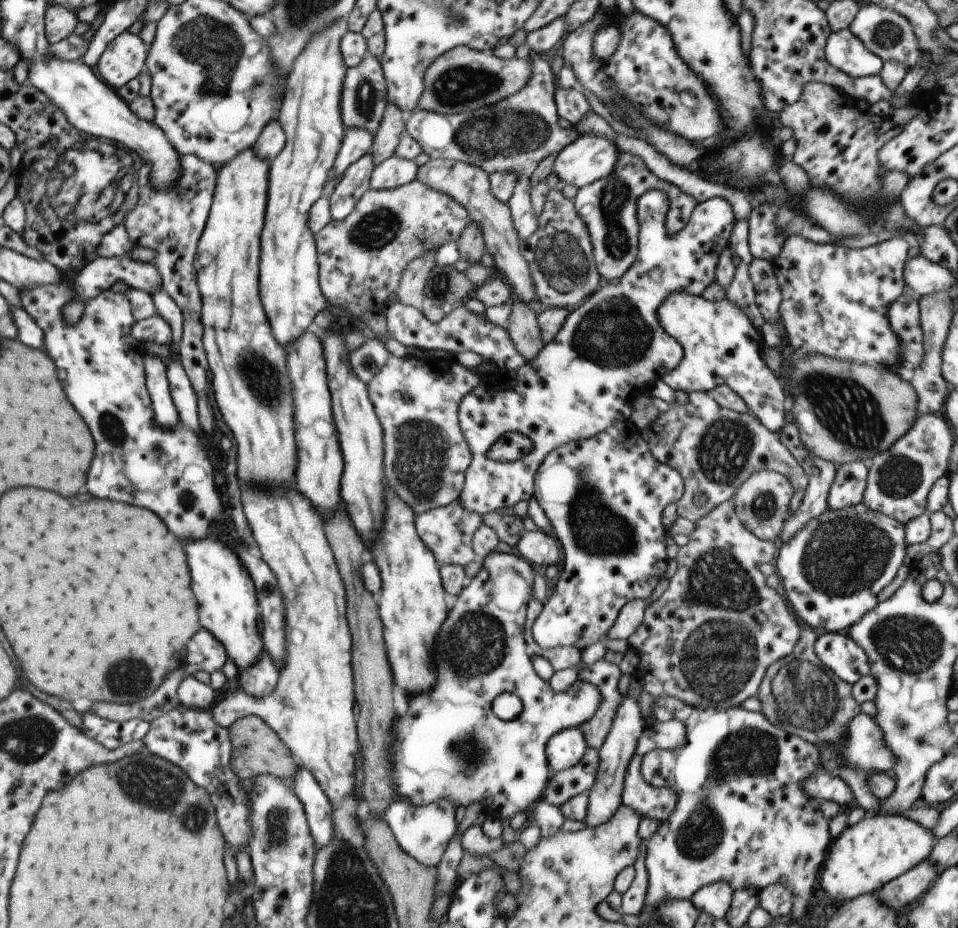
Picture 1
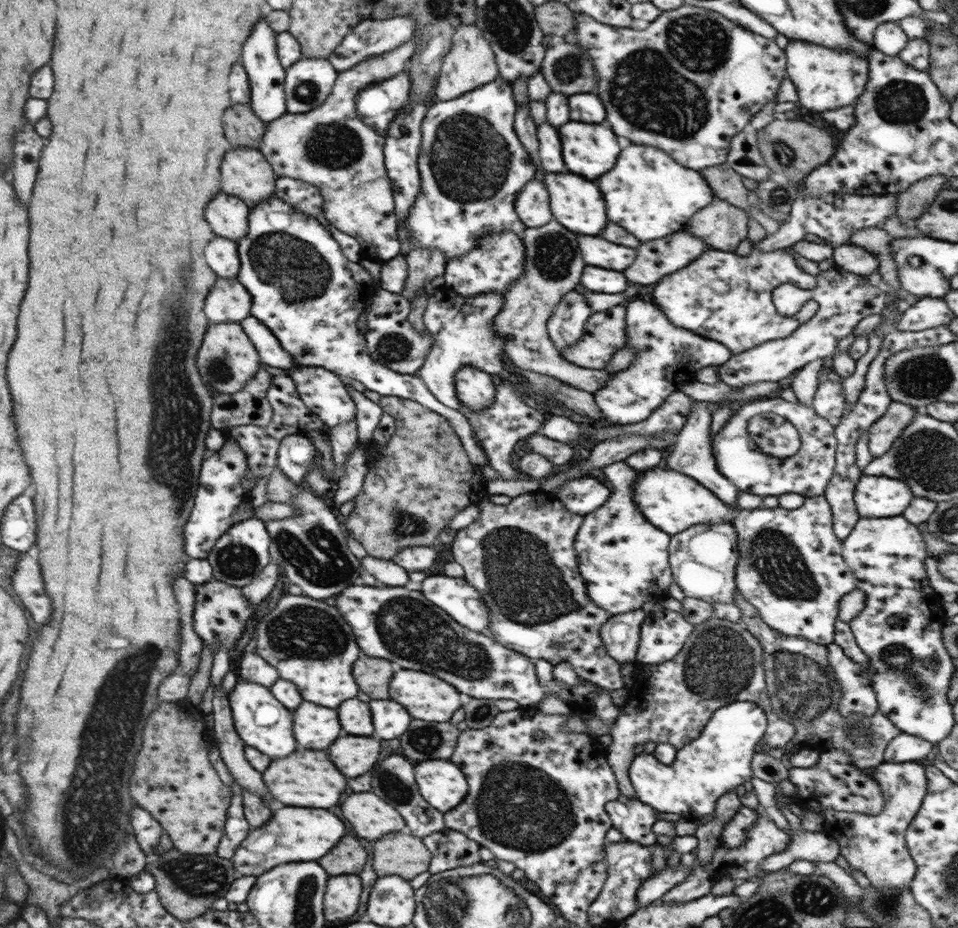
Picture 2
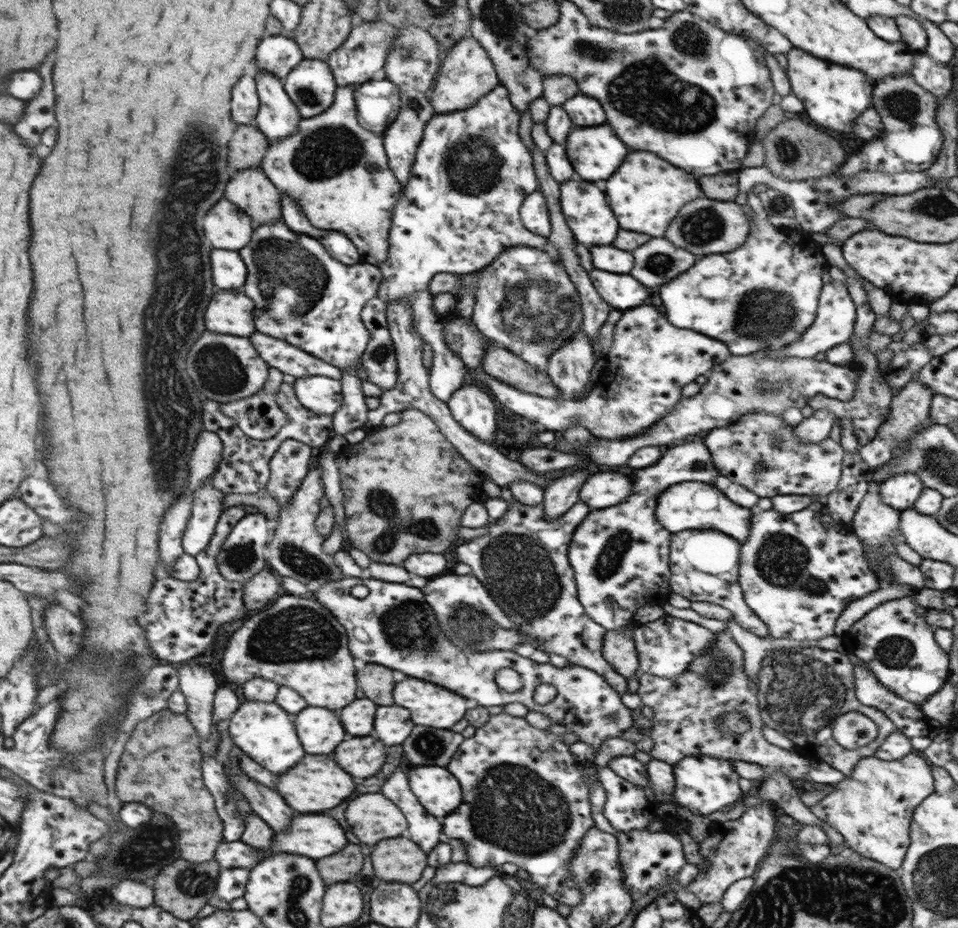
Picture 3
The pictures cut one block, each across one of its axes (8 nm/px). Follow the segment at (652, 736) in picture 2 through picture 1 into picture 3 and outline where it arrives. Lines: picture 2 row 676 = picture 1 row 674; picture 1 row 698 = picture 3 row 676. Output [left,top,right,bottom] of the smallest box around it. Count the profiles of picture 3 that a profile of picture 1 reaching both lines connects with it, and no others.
[636,632,810,780]

